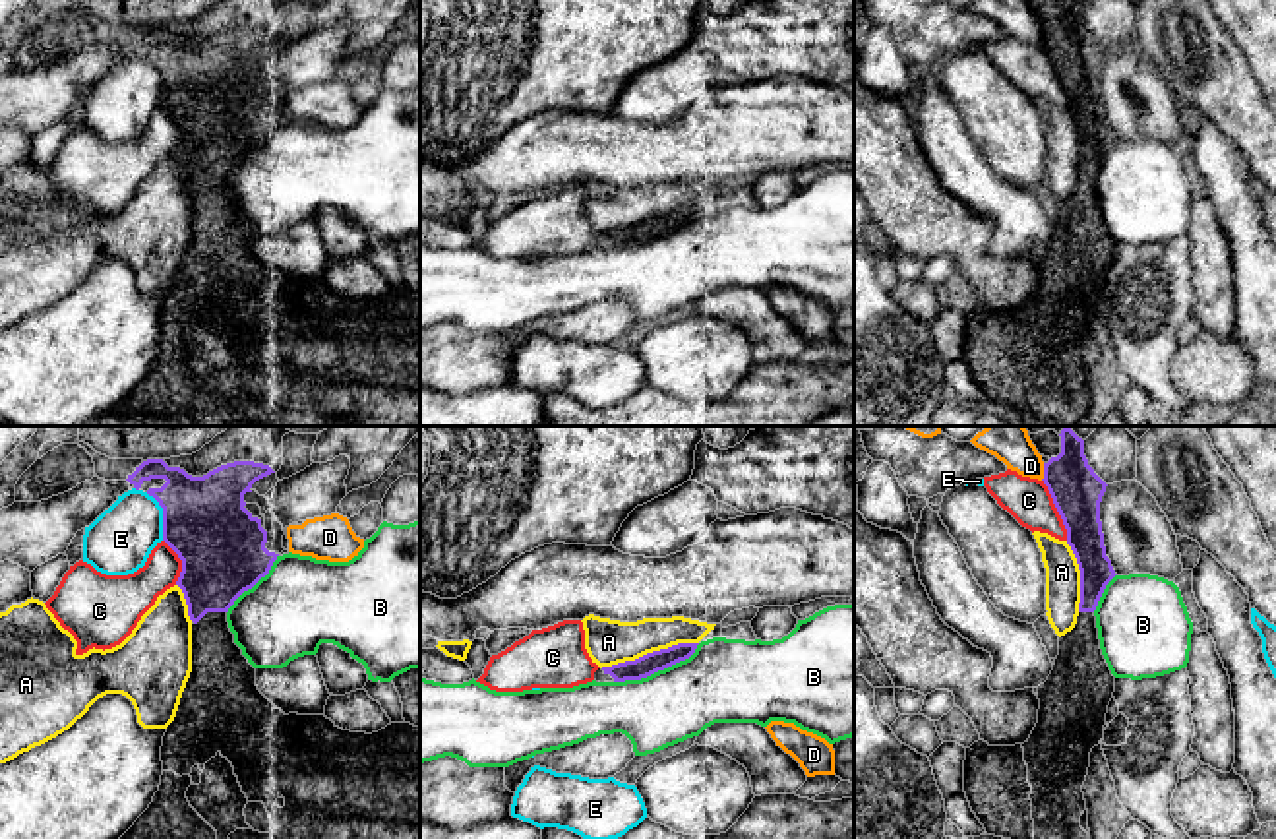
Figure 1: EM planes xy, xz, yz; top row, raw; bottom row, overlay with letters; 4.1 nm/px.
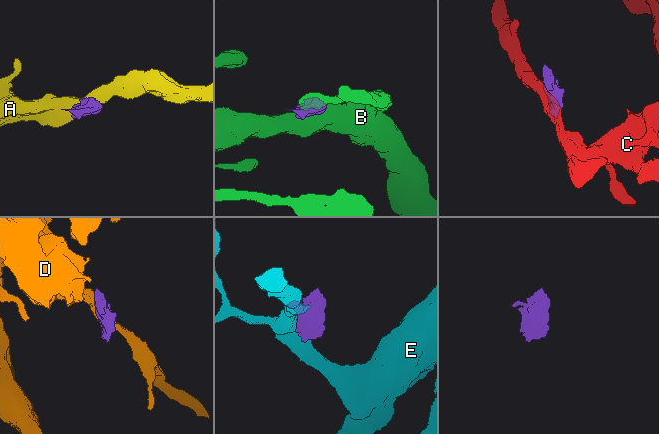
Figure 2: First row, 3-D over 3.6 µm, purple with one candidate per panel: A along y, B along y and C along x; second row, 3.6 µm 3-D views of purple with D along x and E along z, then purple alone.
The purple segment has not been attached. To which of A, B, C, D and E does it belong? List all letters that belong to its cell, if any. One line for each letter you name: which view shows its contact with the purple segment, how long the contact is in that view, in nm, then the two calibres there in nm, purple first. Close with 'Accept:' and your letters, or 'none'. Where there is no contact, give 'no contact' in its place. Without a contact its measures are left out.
Accept: none

